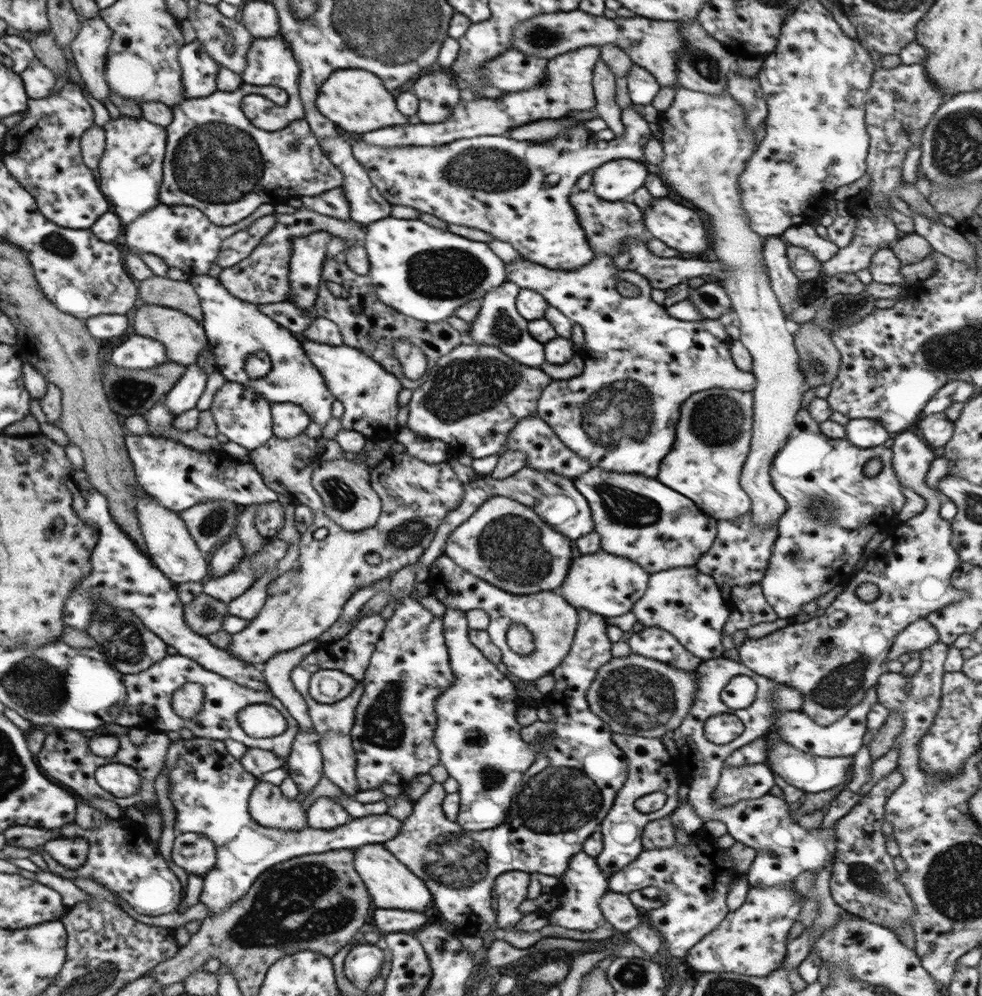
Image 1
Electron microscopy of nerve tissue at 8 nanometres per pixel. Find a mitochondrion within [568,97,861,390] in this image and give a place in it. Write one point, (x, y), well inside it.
(815, 365)

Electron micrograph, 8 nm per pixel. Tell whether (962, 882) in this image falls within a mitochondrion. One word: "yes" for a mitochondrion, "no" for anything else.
yes

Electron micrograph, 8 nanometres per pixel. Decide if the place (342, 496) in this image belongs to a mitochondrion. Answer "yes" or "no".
yes

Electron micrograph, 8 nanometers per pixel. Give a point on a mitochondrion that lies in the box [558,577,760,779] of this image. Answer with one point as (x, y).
(641, 700)

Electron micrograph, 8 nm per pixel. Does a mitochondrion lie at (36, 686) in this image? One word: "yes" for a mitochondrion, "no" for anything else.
yes

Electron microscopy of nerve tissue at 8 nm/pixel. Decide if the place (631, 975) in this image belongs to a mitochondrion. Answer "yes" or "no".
yes

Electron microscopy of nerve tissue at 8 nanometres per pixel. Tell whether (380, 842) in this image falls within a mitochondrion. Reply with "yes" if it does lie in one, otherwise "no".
no

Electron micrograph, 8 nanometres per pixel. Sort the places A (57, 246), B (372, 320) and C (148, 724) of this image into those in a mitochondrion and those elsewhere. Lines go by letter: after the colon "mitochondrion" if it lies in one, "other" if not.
A: mitochondrion
B: other
C: other

